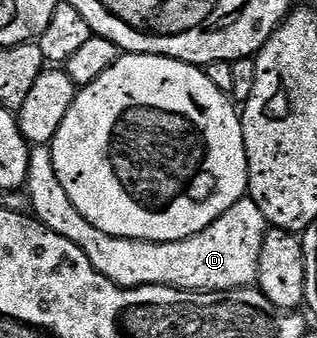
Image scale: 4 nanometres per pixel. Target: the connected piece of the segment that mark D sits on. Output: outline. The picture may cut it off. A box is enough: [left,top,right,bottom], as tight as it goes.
[25,144,269,291]

